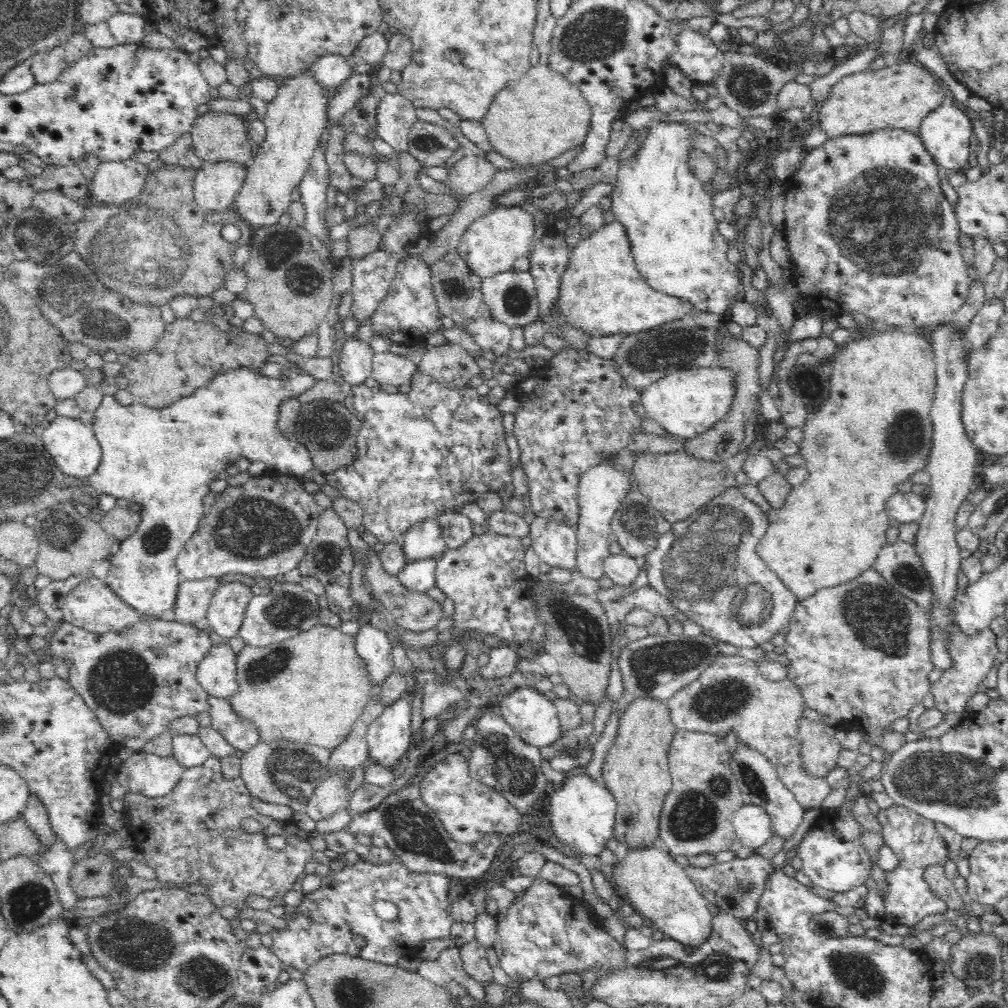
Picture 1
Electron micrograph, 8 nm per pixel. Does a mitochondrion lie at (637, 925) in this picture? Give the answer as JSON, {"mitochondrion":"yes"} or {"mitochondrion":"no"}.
{"mitochondrion":"no"}

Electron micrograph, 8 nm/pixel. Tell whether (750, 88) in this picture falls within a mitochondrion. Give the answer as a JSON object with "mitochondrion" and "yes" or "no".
{"mitochondrion":"yes"}

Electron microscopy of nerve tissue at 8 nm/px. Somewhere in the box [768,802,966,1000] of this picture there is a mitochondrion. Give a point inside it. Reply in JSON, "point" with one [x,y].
{"point":[857,972]}

